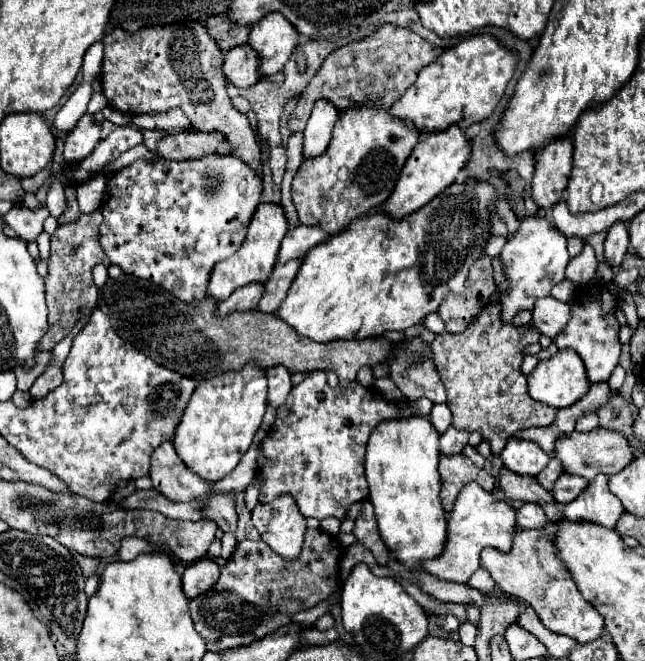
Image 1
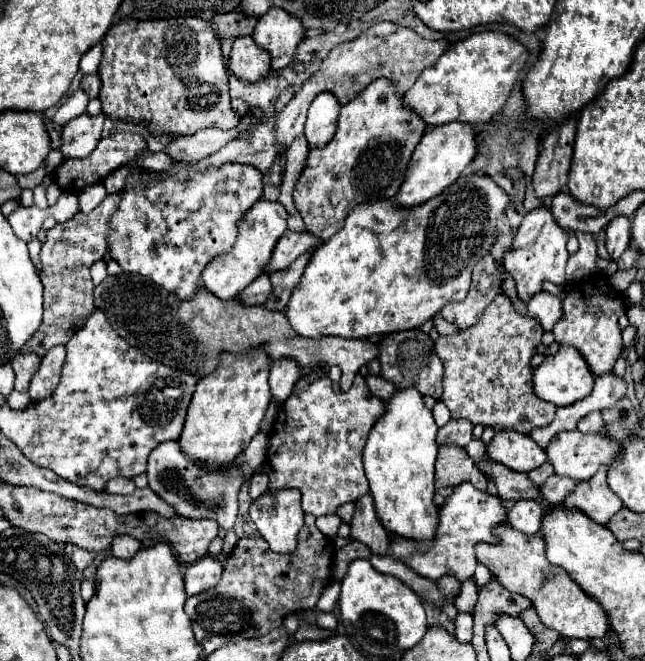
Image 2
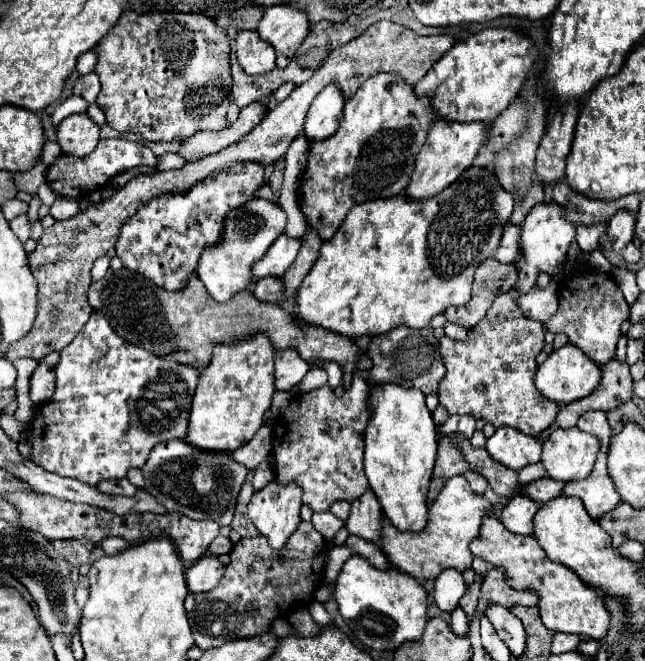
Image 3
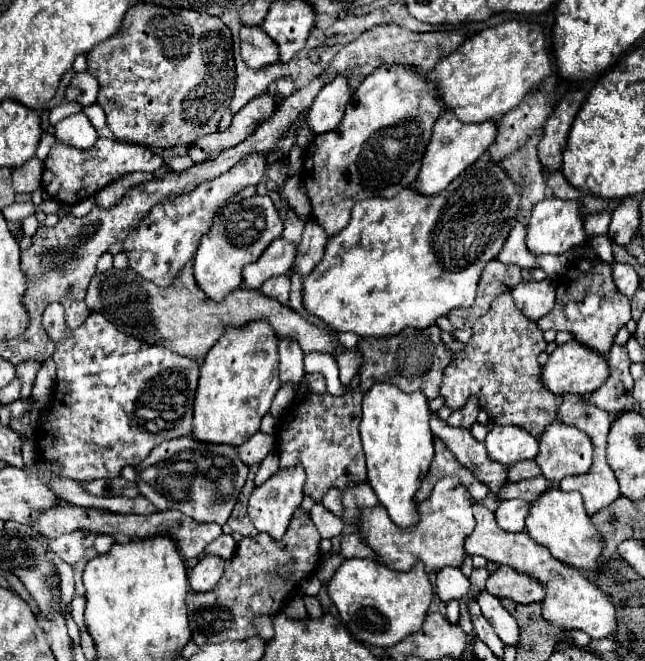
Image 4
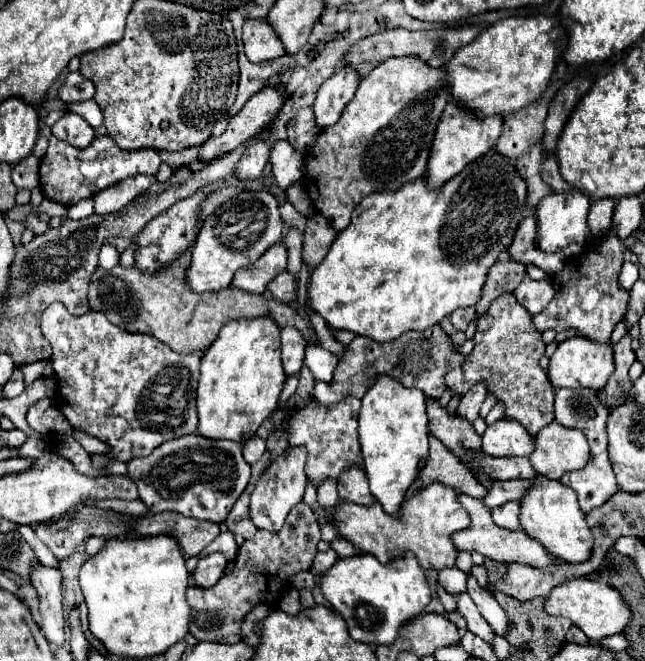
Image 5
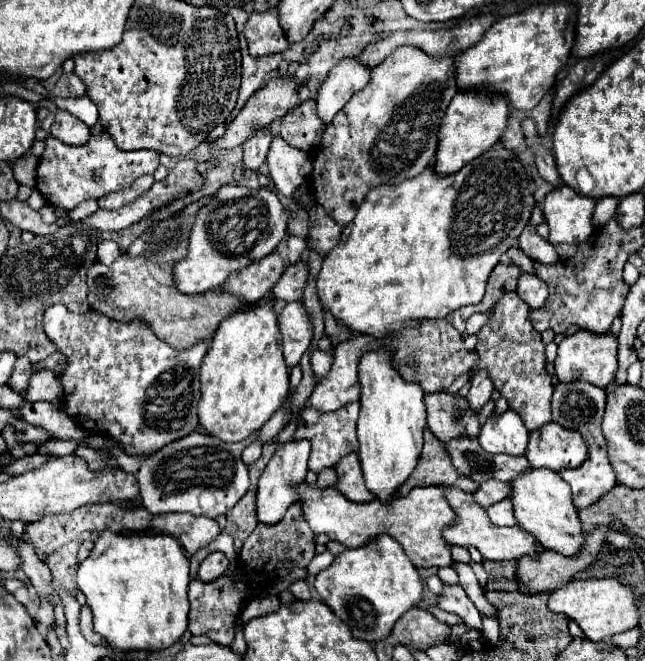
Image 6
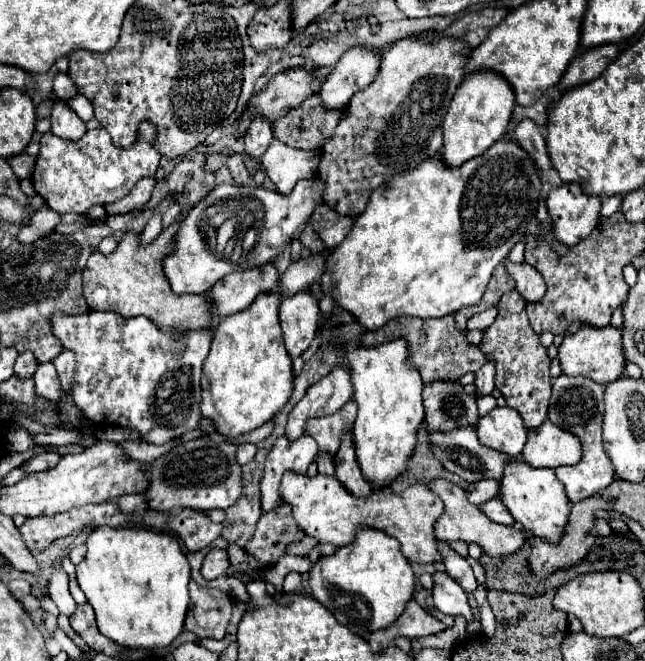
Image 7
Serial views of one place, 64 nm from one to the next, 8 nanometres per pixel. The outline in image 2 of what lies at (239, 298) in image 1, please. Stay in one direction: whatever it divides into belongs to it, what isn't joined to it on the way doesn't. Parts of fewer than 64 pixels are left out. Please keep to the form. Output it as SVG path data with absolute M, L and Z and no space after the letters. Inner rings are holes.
M260 274L256 282L252 282L246 290L240 292L240 298L244 298L246 304L262 304L272 296L272 282L268 274Z

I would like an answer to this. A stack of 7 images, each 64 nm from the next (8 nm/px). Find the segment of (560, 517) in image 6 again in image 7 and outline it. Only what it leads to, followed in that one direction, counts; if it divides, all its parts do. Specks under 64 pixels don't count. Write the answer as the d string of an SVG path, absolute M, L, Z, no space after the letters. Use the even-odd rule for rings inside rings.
M522 460L508 462L508 466L504 466L502 478L498 480L498 498L504 502L504 506L510 510L514 520L520 522L526 532L546 538L550 542L556 542L564 532L564 526L568 522L570 502L554 470L532 468Z

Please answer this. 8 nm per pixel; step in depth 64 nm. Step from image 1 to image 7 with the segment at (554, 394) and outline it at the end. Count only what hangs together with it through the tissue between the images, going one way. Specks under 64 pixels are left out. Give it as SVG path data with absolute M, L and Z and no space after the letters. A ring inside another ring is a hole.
M610 324L606 328L582 326L576 334L564 338L558 352L560 352L558 360L564 374L586 376L598 384L608 384L618 380L626 368L626 356L622 348L622 326L620 328L614 328Z

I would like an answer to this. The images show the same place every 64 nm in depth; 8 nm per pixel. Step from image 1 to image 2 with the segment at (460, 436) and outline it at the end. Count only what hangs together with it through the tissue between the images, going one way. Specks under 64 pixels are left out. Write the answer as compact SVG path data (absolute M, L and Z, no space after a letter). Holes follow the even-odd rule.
M450 420L446 426L438 428L438 444L456 444L466 446L472 440L472 422Z

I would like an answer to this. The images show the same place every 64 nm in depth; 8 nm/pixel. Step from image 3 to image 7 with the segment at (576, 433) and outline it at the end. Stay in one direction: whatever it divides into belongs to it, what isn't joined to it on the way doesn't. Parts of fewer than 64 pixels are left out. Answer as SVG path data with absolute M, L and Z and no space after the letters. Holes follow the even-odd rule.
M550 420L538 428L528 430L528 442L522 450L524 462L534 468L558 468L566 464L572 466L580 460L580 456L580 440L574 434L560 430Z

